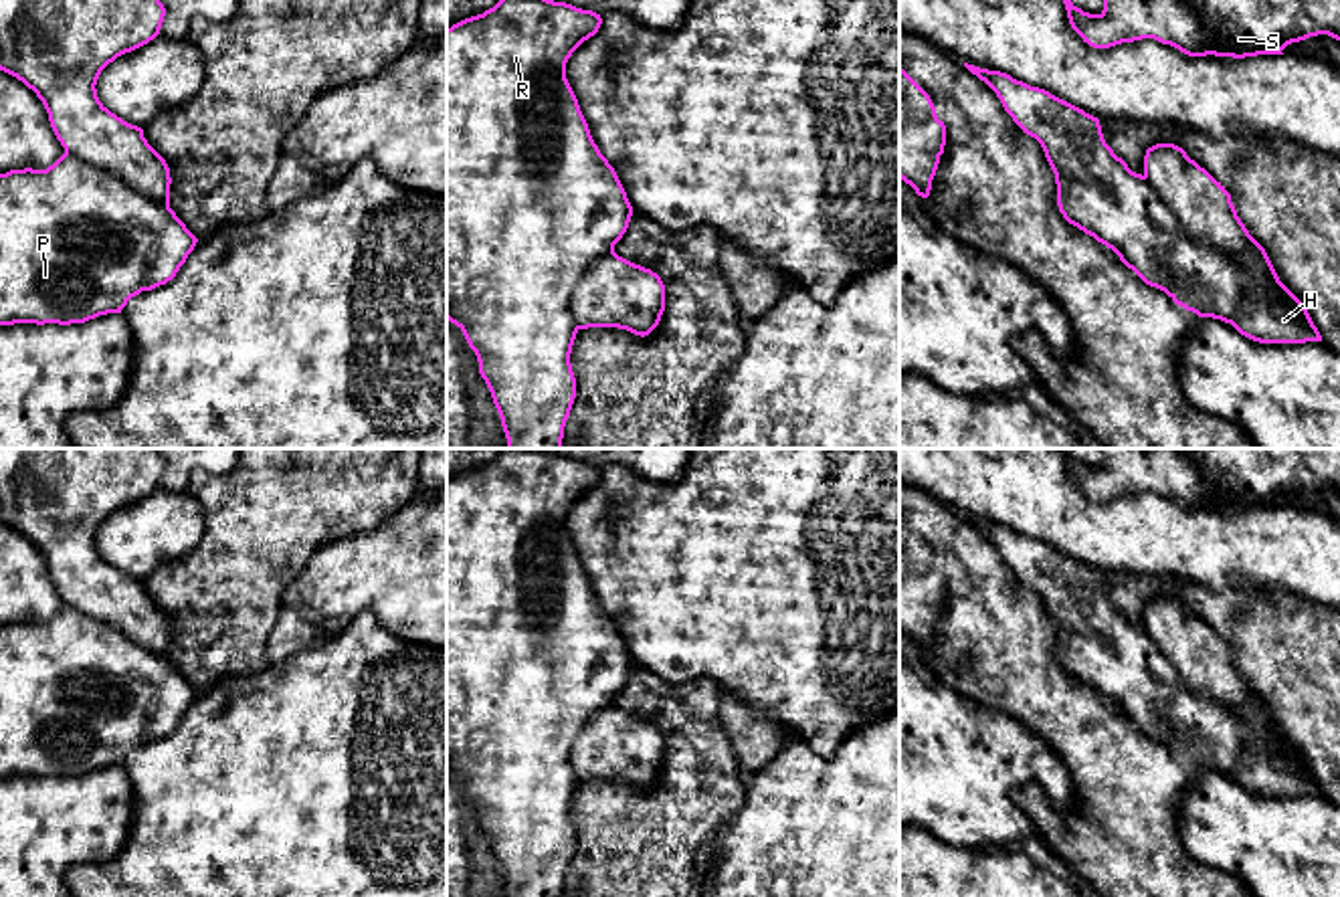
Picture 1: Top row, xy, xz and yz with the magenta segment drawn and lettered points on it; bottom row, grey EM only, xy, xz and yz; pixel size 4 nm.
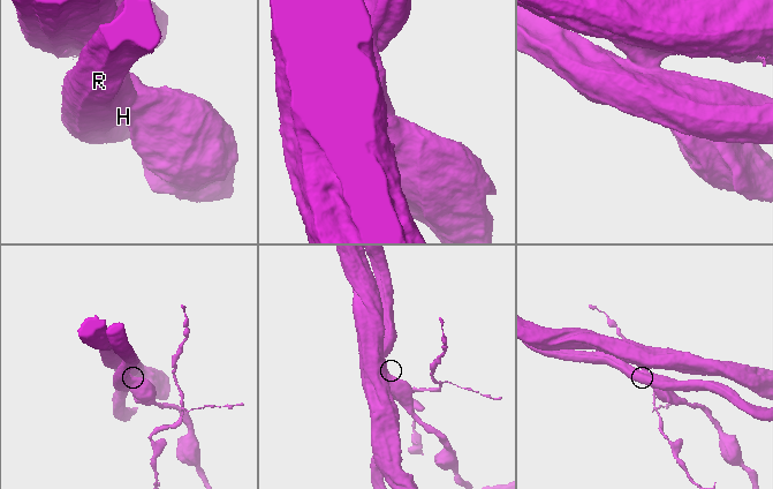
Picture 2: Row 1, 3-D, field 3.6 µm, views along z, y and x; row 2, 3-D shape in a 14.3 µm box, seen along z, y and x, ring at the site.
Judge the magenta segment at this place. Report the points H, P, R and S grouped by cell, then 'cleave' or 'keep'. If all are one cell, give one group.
H S / P R | cleave

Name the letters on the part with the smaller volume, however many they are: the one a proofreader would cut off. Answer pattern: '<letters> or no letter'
P, R

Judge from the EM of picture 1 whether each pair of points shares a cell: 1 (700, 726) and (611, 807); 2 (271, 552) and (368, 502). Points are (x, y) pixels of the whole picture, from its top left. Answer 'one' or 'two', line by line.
1: one
2: one

